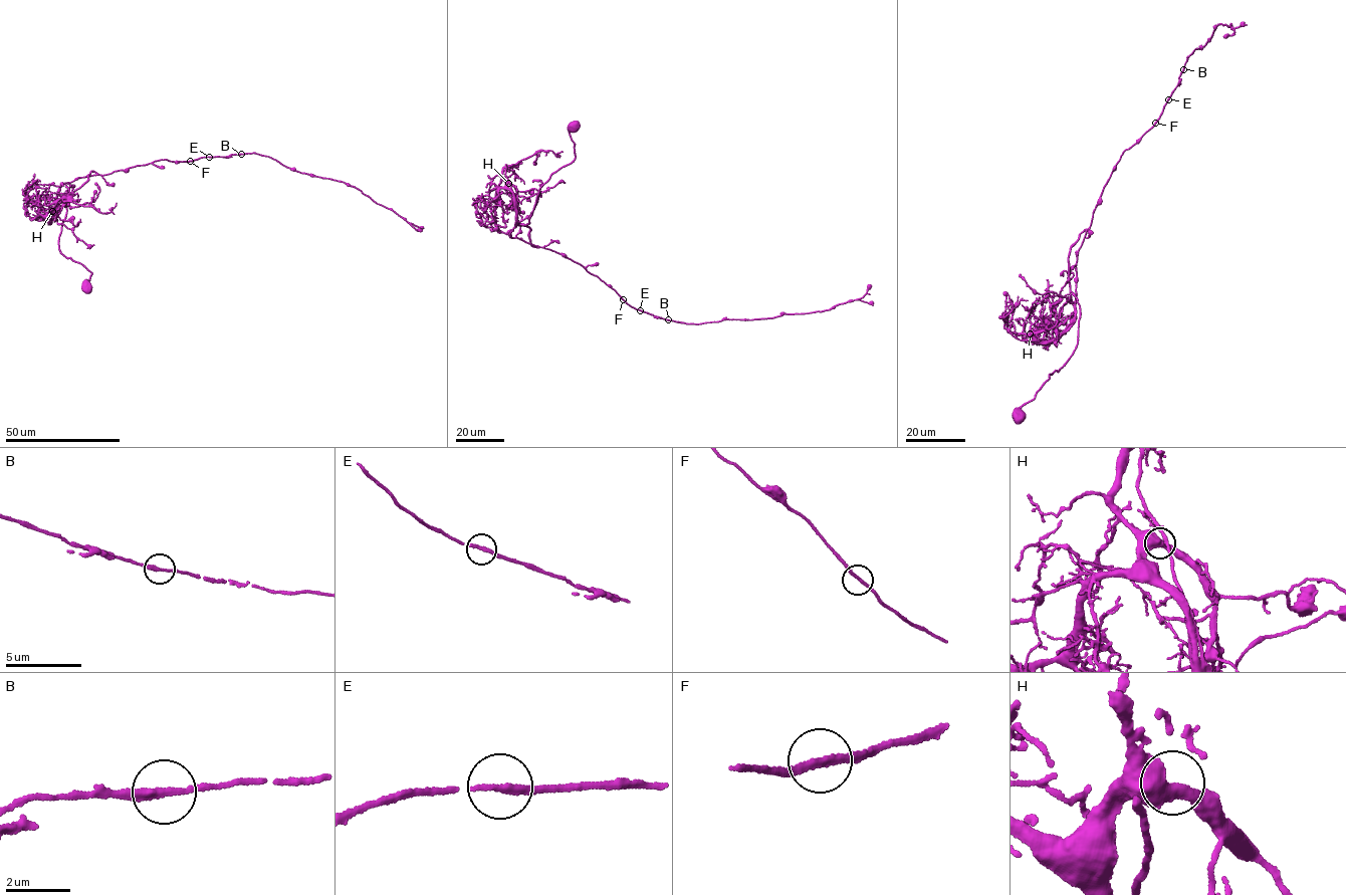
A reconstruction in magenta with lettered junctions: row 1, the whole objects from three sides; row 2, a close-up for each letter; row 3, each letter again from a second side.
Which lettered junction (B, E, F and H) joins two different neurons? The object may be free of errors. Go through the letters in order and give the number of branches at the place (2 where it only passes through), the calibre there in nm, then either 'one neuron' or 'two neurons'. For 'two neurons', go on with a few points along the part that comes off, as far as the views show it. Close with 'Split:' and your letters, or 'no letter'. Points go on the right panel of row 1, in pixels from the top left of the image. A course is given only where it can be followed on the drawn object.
B: branches 2; calibre 240 nm; one neuron
E: branches 2; calibre 200 nm; one neuron
F: branches 2; calibre 200 nm; one neuron
H: branches 2; calibre 500 nm; one neuron
Split: no letter

